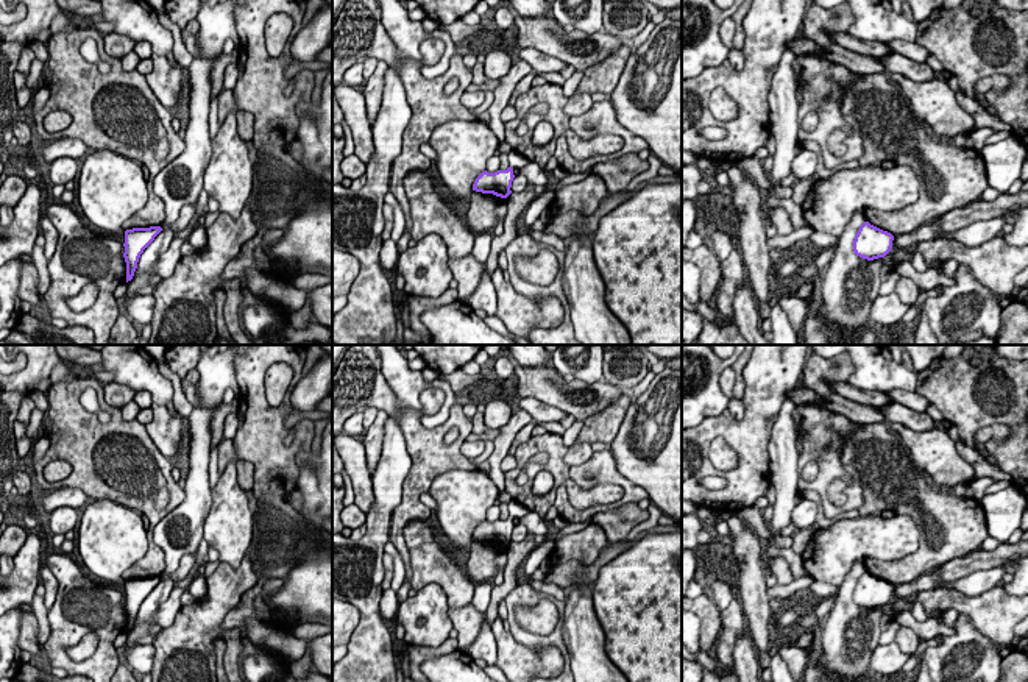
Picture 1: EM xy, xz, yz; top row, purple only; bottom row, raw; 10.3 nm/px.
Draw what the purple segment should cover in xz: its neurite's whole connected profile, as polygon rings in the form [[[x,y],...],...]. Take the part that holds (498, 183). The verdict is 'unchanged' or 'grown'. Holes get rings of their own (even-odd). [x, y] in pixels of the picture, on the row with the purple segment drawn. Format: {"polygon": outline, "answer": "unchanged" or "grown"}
{"polygon": [[[512,167],[507,170],[498,170],[495,173],[488,173],[485,170],[476,178],[473,190],[507,198],[512,194],[510,187],[513,178],[515,175]]], "answer": "unchanged"}

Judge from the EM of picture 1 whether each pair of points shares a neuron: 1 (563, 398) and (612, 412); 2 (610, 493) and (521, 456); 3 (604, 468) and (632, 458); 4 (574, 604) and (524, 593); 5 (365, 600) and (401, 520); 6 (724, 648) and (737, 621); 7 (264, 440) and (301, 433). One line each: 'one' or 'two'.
1: two
2: one
3: two
4: two
5: two
6: one
7: one

